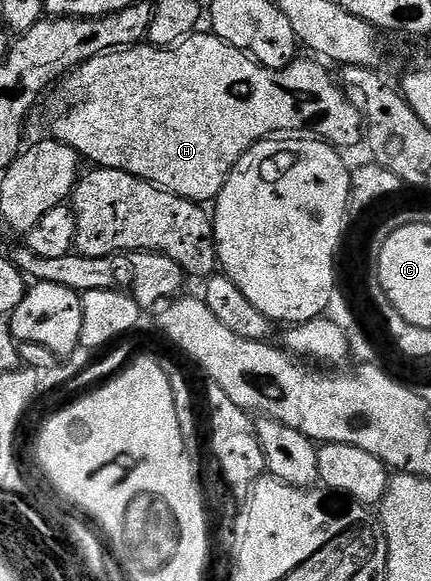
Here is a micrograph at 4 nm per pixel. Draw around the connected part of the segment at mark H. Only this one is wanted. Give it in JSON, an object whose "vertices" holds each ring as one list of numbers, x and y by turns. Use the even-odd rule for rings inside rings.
{"vertices":[[195,34,188,36,181,44,175,44,171,49,155,48,149,43,142,42,137,46,119,48,117,52,105,52,88,62,84,62,79,68,74,69,69,79,61,85,61,87,63,86,62,100,66,105,51,118,49,135,53,139,75,148,83,161,91,160,91,165,127,172,137,176,140,180,147,180,149,184,157,184,159,188,164,189,166,192,183,196,184,199,195,202,213,201,218,197,224,182,228,178,228,174,236,166,236,162,240,157,253,144,258,144,260,141,273,137,275,134,298,134,301,133,298,132,301,128,307,128,310,131,307,133,333,144,339,150,354,148,358,143,360,145,363,143,364,121,362,113,350,101,349,96,342,91,341,83,335,77,334,80,330,77,329,70,331,71,331,69,325,63,319,62,314,58,309,58,310,60,298,58,288,67,273,72,272,69,265,68,263,64,259,64,254,57,247,56,246,53,239,50,236,46,224,42,219,36,213,34,205,35]]}

